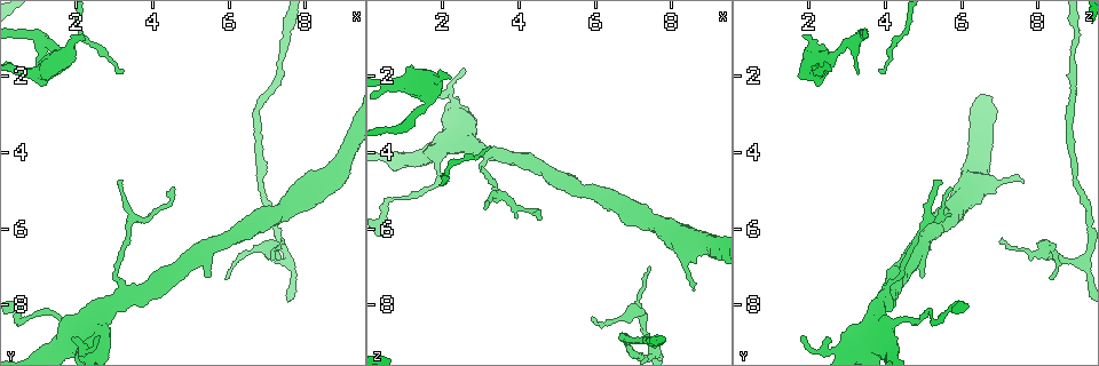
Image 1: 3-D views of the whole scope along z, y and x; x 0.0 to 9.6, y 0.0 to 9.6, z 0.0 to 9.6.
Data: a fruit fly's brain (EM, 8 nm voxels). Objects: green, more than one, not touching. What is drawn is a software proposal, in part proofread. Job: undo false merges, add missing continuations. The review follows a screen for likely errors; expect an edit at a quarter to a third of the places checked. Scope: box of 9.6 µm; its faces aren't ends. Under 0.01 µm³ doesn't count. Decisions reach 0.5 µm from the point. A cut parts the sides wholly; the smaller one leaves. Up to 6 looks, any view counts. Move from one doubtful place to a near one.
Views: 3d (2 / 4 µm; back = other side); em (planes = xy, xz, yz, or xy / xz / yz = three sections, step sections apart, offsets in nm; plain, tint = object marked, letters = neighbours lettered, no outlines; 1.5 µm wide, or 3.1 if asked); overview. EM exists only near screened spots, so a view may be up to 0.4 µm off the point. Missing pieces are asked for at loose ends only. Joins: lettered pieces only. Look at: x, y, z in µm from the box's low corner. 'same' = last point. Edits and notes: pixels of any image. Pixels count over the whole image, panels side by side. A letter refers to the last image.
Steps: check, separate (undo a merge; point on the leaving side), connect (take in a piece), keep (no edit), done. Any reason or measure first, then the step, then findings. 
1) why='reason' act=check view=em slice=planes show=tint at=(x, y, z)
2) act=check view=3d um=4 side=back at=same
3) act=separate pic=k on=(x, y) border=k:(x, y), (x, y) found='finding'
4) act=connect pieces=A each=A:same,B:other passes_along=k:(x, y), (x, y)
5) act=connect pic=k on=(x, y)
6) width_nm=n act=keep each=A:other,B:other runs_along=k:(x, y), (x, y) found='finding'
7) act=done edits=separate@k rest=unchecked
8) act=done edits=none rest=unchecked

why='tapers out' act=check view=3d um=4 at=(7.35, 6.40, 7.00)

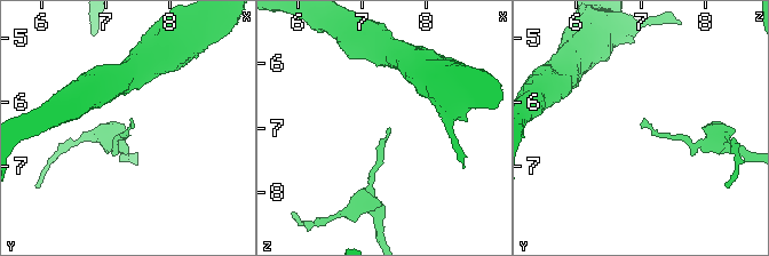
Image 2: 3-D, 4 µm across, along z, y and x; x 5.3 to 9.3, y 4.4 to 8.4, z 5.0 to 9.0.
act=check view=em slice=planes show=letters at=(7.40, 6.35, 6.95)

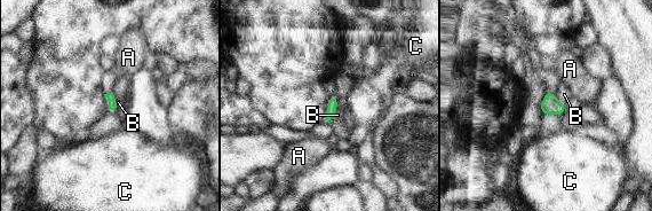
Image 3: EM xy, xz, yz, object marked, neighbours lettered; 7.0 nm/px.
act=keep each=A:other,B:other,C:other border=3:(555, 95), (561, 103), (565, 104) found='no lettered piece goes on from it'

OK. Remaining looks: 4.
why='free end' act=check view=em slice=yz step=4 show=tint at=(3.25, 1.80, 3.85)

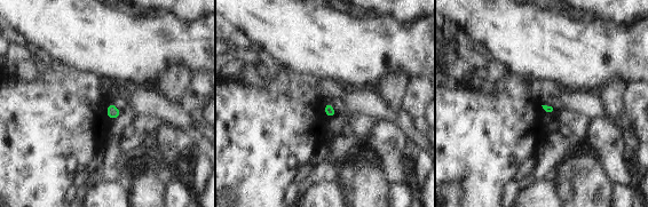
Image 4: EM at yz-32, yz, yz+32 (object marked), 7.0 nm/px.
act=check view=em slice=planes show=letters at=same

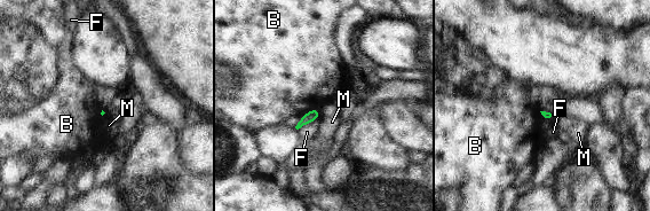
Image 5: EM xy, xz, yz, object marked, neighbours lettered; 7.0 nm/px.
act=keep each=B:other,F:other,M:other border=5:(317, 107), (300, 117) found='none of them fits'

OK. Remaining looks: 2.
why='tapers out' act=check view=em slice=planes show=letters at=(4.50, 4.90, 5.75)

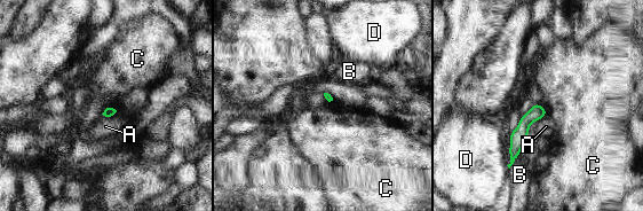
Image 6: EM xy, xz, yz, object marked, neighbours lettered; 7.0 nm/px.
act=keep each=A:other,B:other,C:other,D:other runs_along=6:(537, 107), (524, 123), (513, 157) found='none of them fits'

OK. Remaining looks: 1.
act=done edits=none rest=unchecked

